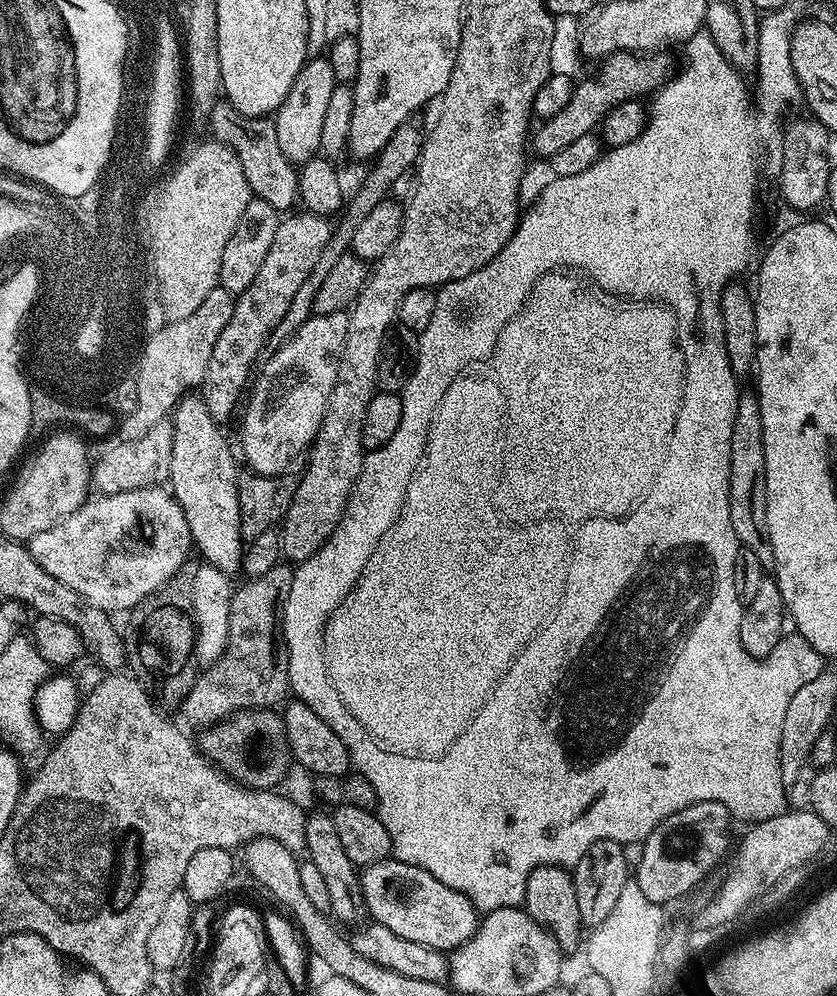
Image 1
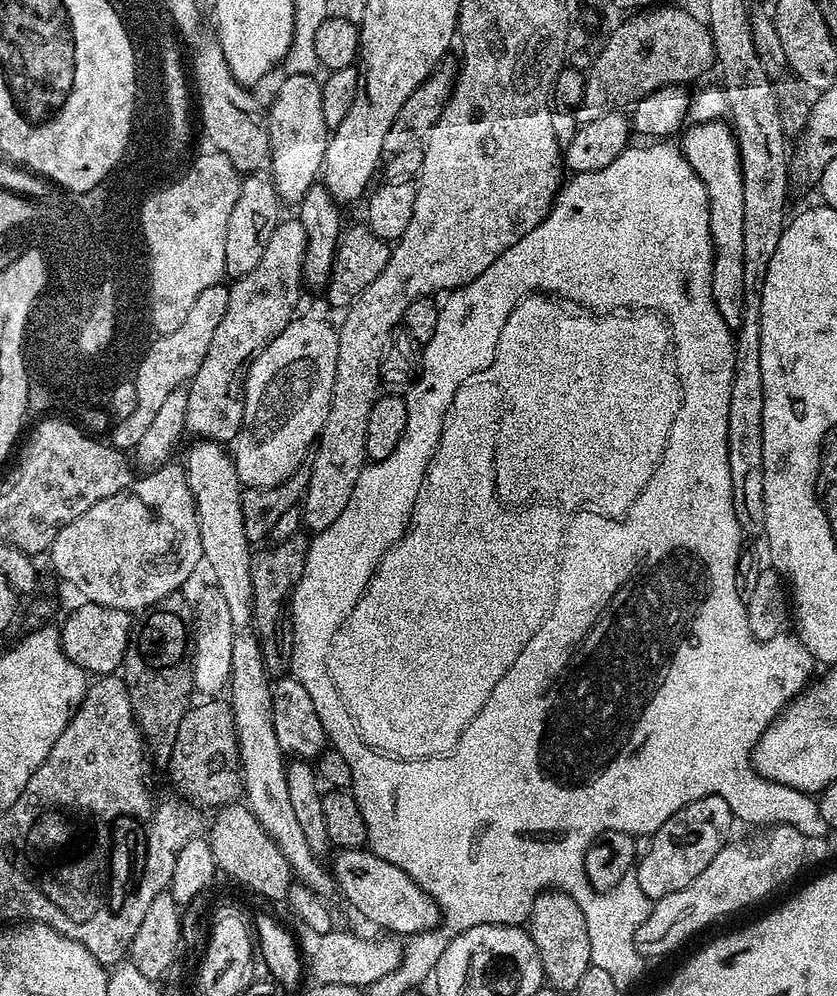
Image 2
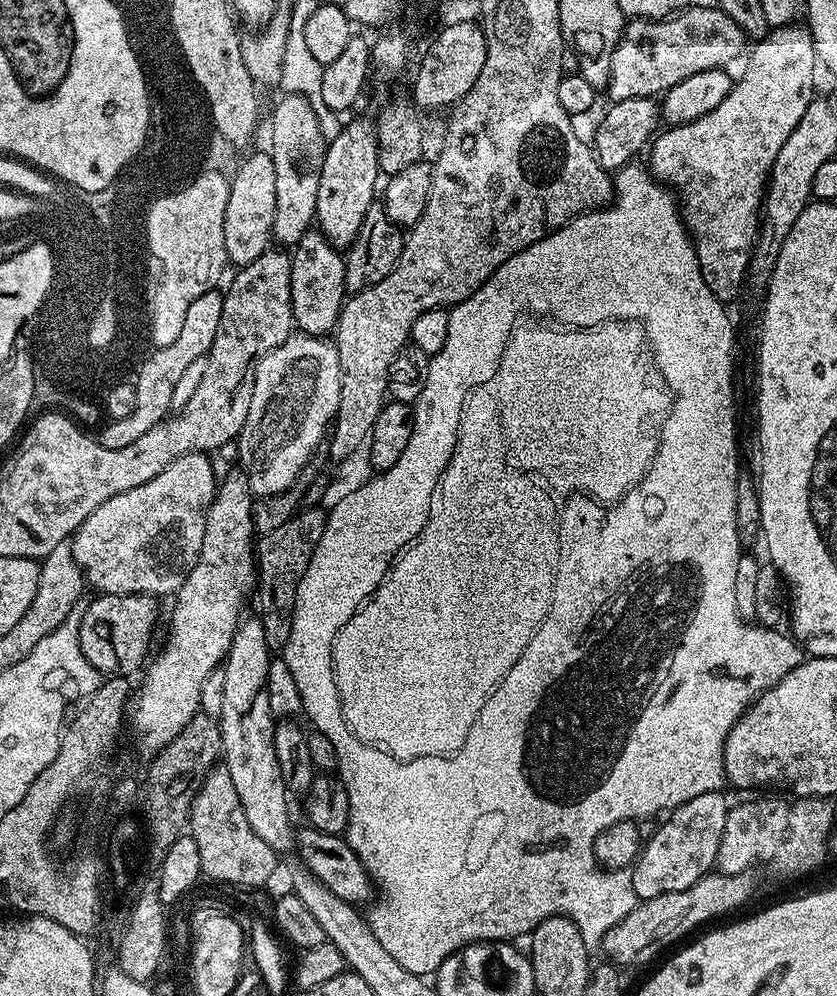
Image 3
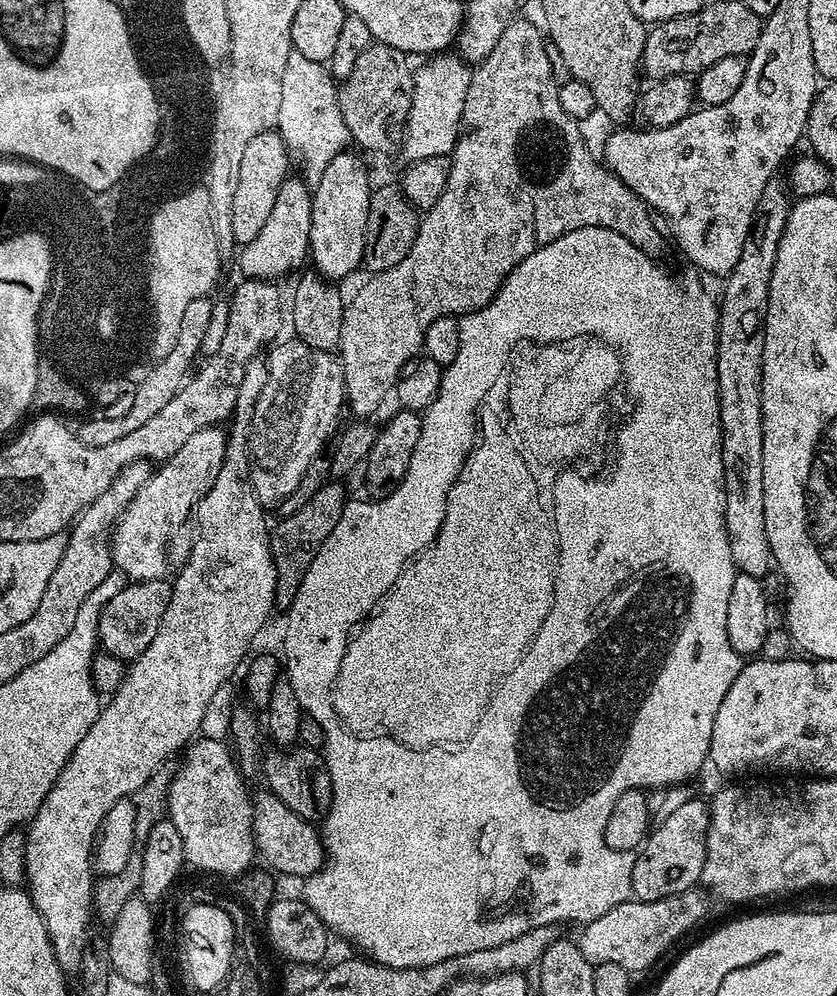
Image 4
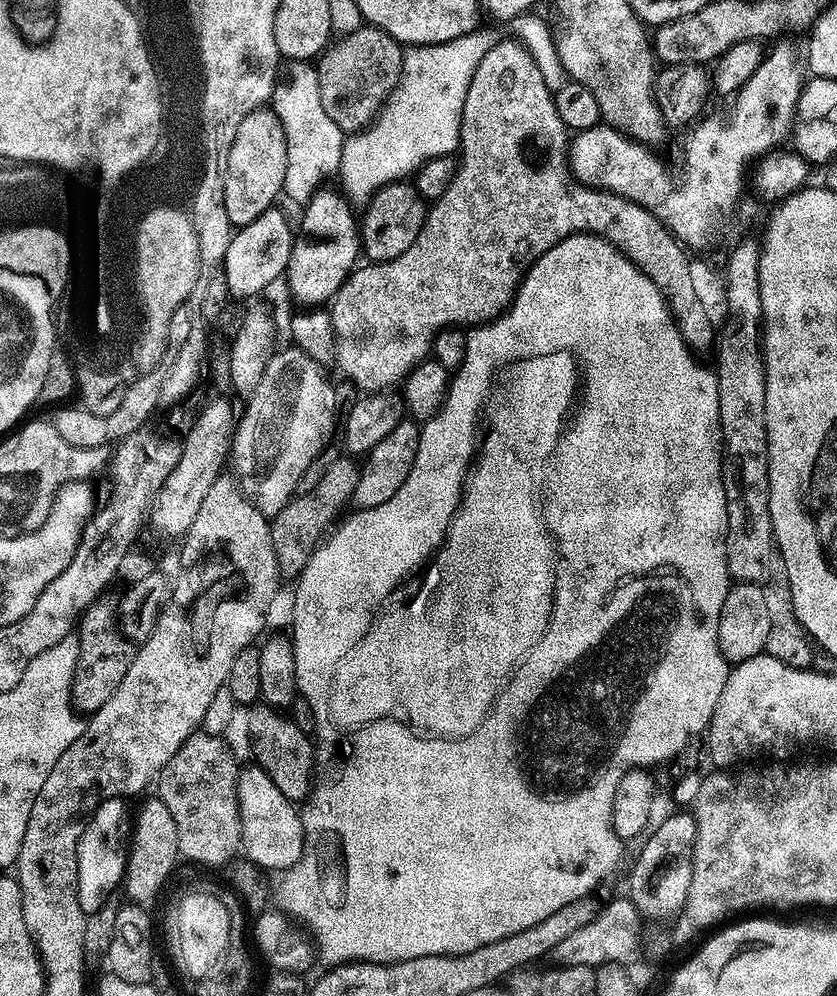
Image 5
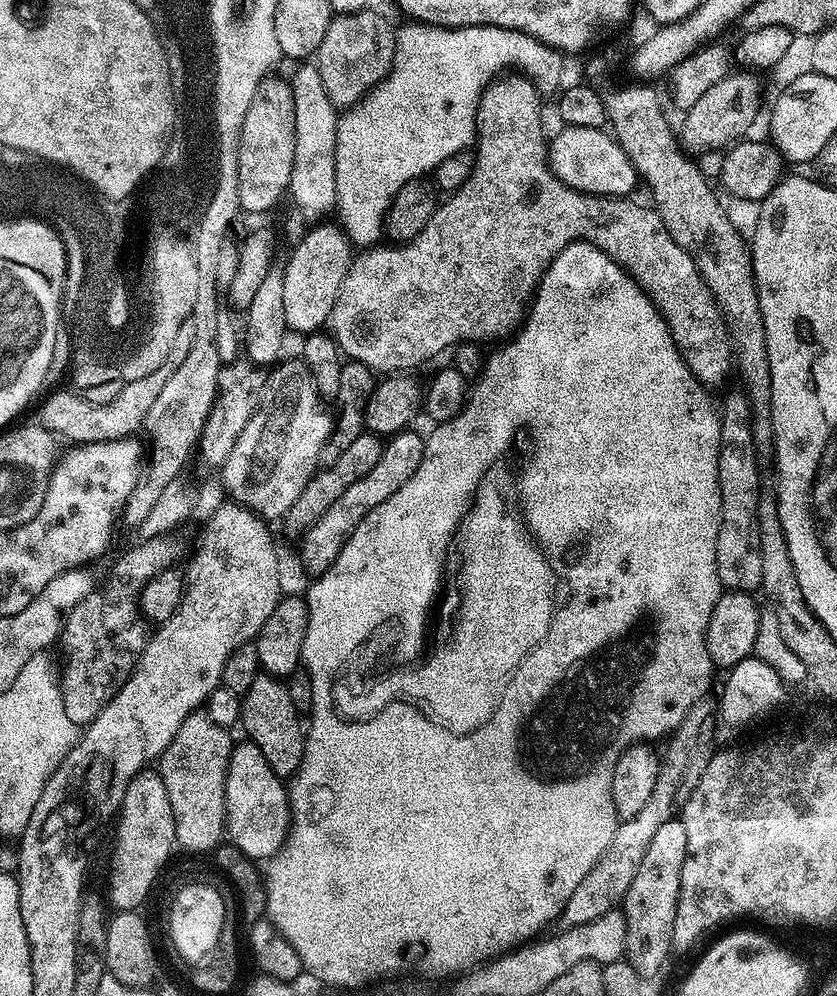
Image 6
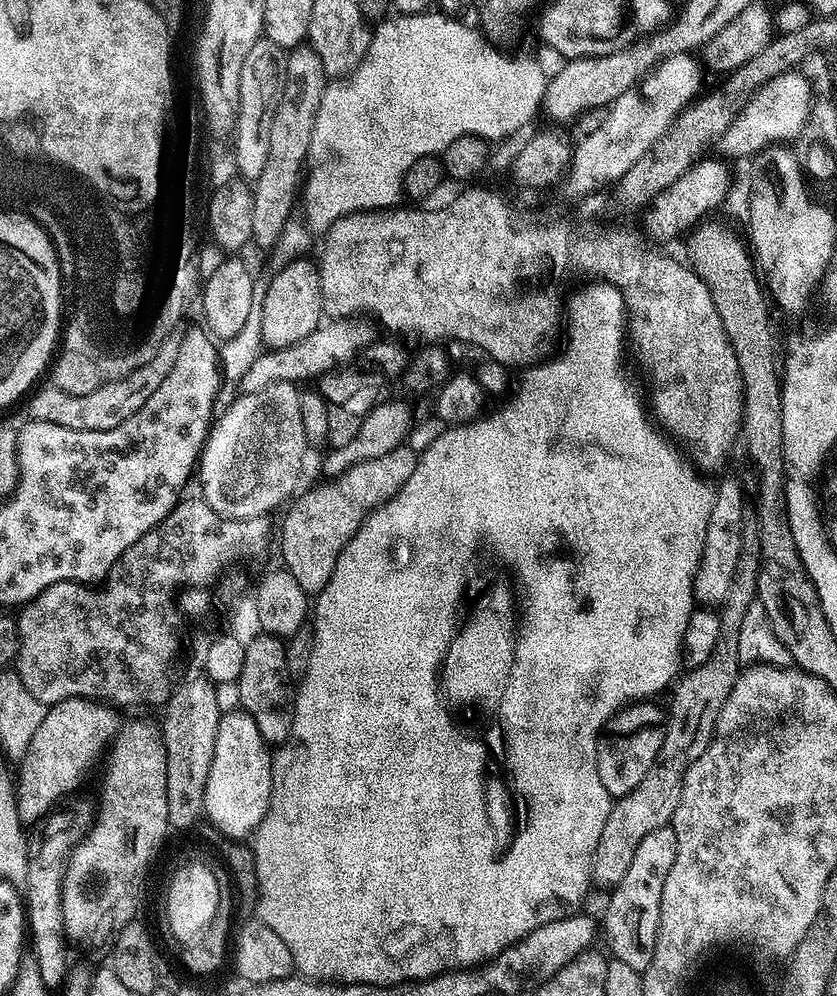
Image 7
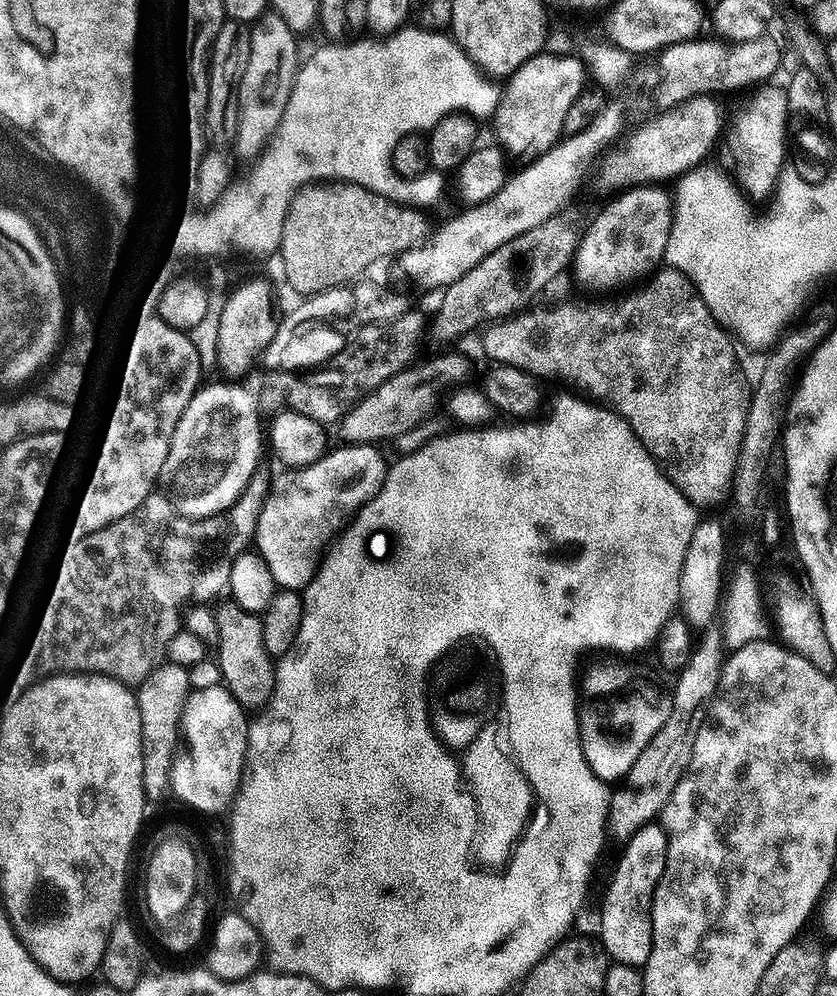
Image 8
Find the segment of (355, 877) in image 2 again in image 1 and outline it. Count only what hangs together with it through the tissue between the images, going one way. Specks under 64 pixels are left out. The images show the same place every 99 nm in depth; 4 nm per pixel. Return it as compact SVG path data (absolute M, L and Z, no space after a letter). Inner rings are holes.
M395 858L379 860L376 864L367 865L360 872L360 885L367 915L372 915L369 917L375 923L386 926L386 930L394 930L394 934L398 934L410 942L422 942L422 946L430 946L434 950L448 954L453 948L461 948L477 930L478 913L470 902L470 898L466 898L466 894L446 886L446 882L438 882L438 878L434 878L434 874L430 874L418 866L410 866Z

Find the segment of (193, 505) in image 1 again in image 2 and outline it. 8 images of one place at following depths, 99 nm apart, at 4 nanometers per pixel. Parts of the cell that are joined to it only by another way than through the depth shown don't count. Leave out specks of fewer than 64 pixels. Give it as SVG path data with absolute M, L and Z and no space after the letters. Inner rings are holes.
M214 440L195 441L196 445L188 452L188 457L182 460L184 471L188 473L188 485L194 494L196 513L200 537L202 538L203 563L212 567L212 576L216 579L215 591L226 598L226 606L230 609L230 622L232 623L232 641L230 642L230 678L228 679L227 695L230 697L232 713L234 714L234 726L238 734L238 750L240 751L240 776L244 779L243 799L248 809L258 818L262 830L274 838L274 842L286 858L286 862L292 868L293 877L299 883L305 884L314 894L325 898L337 895L336 879L332 877L327 867L320 865L321 861L310 850L298 818L290 803L290 790L286 790L286 774L288 765L286 754L278 746L278 734L274 734L274 722L272 721L272 686L270 673L260 645L260 637L256 634L256 626L252 622L252 603L254 602L254 586L252 585L252 557L254 548L247 538L243 520L243 502L241 500L242 485L238 478L236 464L232 461L229 449L223 443Z

